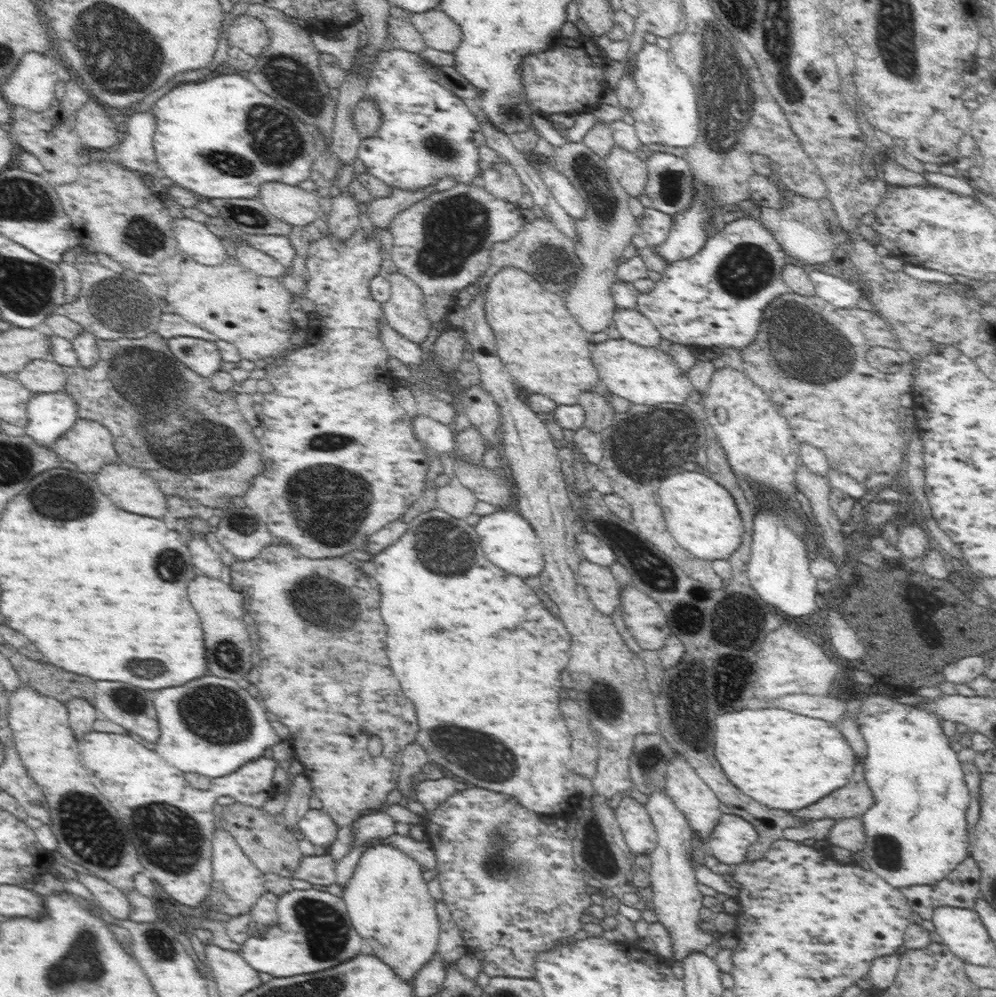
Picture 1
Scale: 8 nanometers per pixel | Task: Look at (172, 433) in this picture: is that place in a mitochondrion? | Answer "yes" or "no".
yes

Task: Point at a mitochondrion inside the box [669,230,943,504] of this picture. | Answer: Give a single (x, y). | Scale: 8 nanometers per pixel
(802, 343)

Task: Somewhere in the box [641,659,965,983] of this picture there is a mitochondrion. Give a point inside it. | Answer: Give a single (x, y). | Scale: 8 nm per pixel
(888, 854)

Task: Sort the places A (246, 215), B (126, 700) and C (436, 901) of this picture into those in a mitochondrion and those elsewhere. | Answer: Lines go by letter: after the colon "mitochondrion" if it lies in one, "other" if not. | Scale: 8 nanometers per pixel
A: mitochondrion
B: mitochondrion
C: other

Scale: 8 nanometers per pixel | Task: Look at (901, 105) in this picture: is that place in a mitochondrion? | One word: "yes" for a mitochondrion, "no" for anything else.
no

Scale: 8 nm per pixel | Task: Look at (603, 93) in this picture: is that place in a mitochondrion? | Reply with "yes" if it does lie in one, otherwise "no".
no

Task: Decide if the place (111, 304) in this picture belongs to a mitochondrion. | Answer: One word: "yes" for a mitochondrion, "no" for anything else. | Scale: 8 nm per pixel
yes

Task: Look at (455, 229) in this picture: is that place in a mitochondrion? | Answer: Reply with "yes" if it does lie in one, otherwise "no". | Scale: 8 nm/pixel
yes

